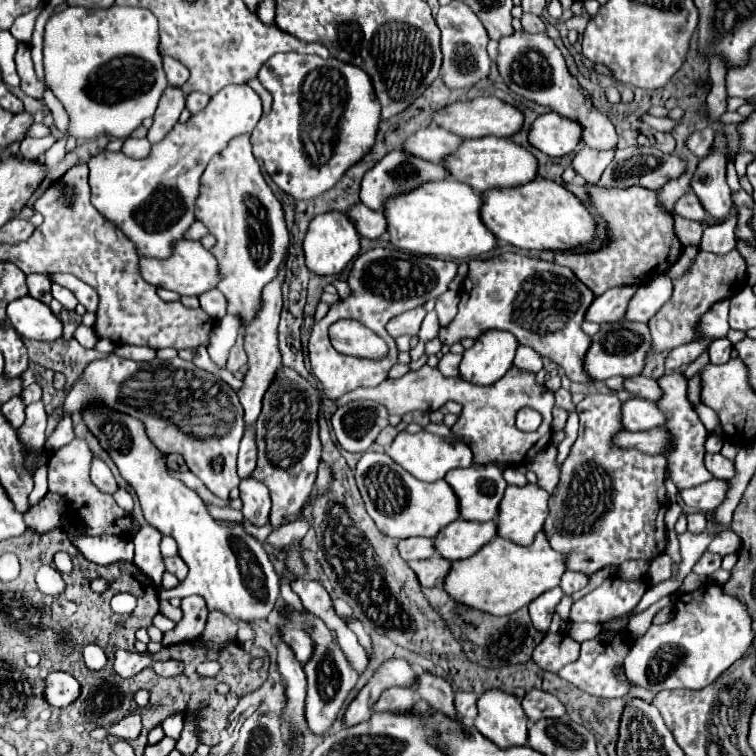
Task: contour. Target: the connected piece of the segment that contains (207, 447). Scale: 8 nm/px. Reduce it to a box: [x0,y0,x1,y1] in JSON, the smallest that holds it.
[65,354,243,500]

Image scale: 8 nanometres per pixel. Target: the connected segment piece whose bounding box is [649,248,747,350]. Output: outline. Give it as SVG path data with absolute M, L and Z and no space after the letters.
M737 248L723 256L699 250L691 270L683 278L673 280L673 284L675 290L669 304L665 304L665 308L661 308L661 312L657 312L653 320L649 320L653 350L671 350L675 346L699 340L699 322L711 310L711 306L721 300L733 298L747 284L747 262Z

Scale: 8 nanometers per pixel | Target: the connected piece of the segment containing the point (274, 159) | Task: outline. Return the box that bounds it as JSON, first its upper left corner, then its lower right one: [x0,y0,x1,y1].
[251,52,379,200]

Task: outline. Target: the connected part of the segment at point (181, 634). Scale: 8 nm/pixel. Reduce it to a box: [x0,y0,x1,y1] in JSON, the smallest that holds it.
[165,596,207,640]

